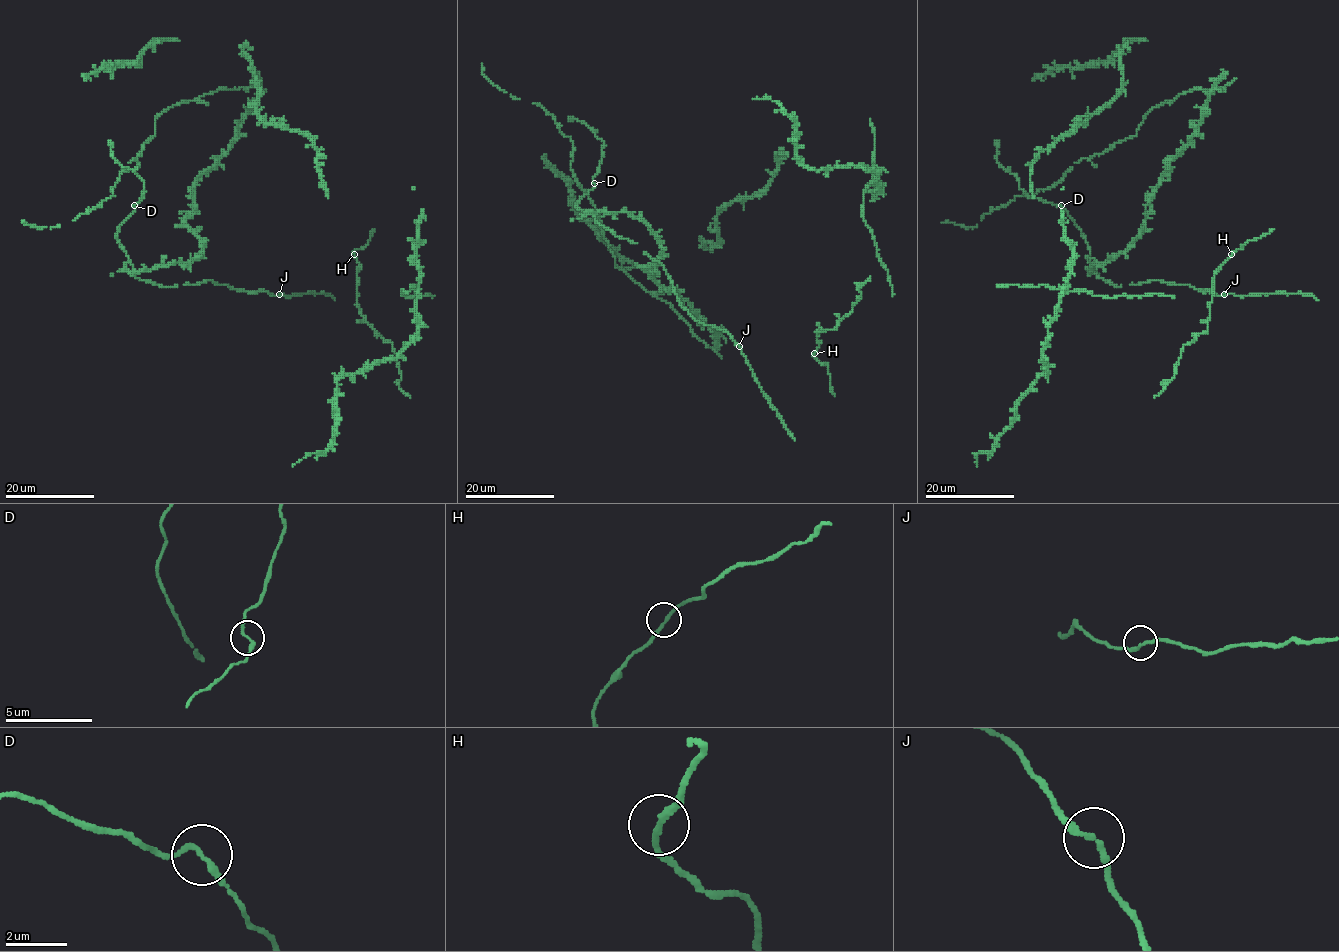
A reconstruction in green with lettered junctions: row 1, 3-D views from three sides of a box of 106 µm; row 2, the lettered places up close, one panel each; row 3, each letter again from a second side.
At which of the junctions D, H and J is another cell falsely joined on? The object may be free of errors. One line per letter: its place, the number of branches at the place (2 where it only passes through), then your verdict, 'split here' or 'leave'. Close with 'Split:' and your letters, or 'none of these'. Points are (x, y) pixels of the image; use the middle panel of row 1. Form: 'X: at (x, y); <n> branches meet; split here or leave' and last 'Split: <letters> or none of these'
D: at (594, 183); 2 branches meet; leave
H: at (814, 353); 2 branches meet; leave
J: at (739, 346); 2 branches meet; leave
Split: none of these

